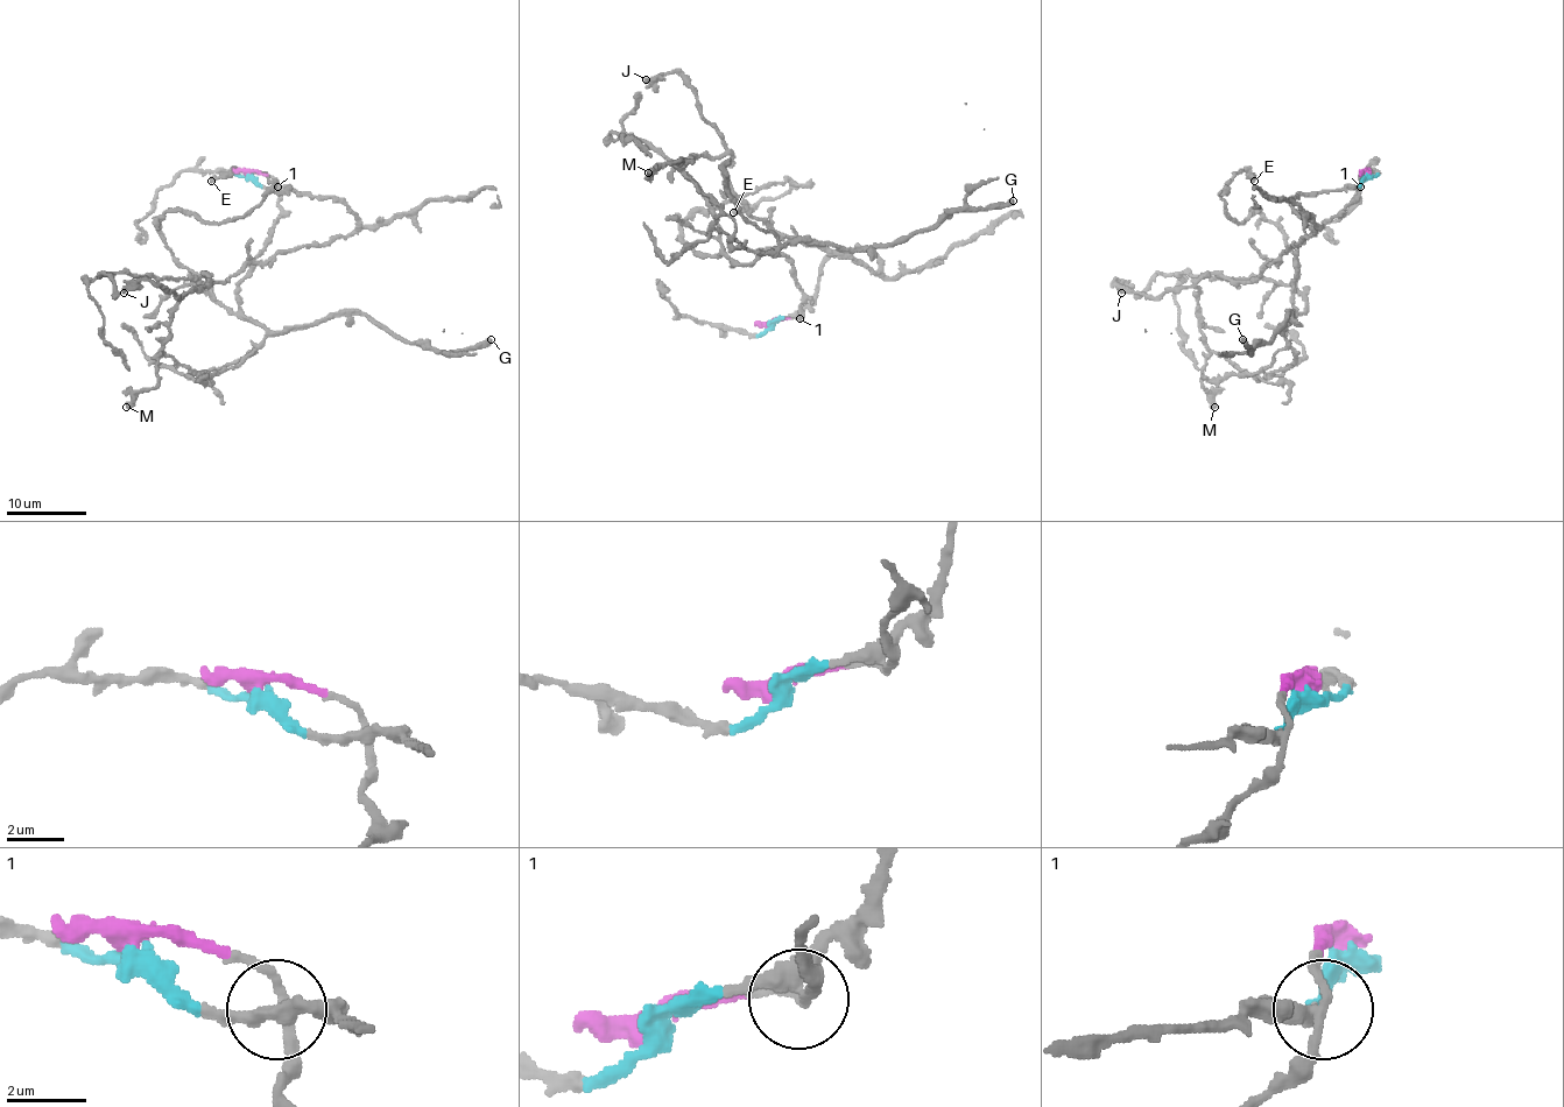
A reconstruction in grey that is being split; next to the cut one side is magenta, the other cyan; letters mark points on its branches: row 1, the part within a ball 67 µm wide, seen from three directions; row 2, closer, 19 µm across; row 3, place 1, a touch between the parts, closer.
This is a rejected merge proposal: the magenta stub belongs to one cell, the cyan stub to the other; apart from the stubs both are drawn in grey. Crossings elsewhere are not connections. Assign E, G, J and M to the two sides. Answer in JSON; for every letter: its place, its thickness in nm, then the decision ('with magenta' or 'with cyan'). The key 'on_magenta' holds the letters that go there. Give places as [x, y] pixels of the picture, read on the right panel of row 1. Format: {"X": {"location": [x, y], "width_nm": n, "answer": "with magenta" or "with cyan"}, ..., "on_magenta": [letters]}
{"E": {"location": [1254, 181], "width_nm": 400, "answer": "with magenta"}, "G": {"location": [1242, 339], "width_nm": 460, "answer": "with magenta"}, "J": {"location": [1121, 293], "width_nm": 360, "answer": "with cyan"}, "M": {"location": [1214, 407], "width_nm": 550, "answer": "with cyan"}, "on_magenta": ["E", "G"]}

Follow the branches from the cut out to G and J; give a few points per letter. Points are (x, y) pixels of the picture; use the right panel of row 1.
G: (1365, 174), (1359, 196), (1298, 247), (1295, 310), (1281, 331), (1290, 322), (1289, 314), (1253, 352), (1242, 339)
J: (1365, 174), (1357, 188), (1290, 199), (1315, 231), (1256, 277), (1204, 274), (1156, 297), (1117, 280), (1120, 294)

